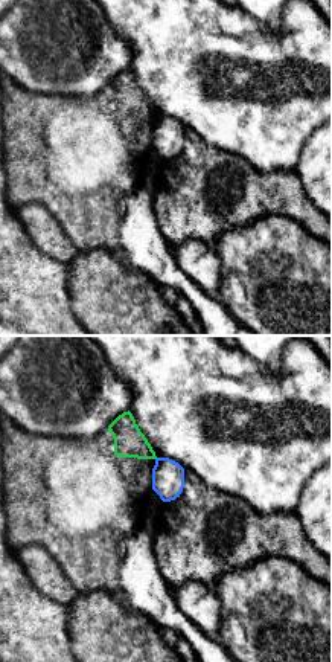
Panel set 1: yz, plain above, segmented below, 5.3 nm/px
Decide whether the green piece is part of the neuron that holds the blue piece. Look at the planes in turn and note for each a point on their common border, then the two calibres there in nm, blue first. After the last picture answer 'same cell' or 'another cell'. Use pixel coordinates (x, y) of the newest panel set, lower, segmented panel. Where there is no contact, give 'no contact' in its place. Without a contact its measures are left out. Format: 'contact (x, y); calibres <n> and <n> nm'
no contact

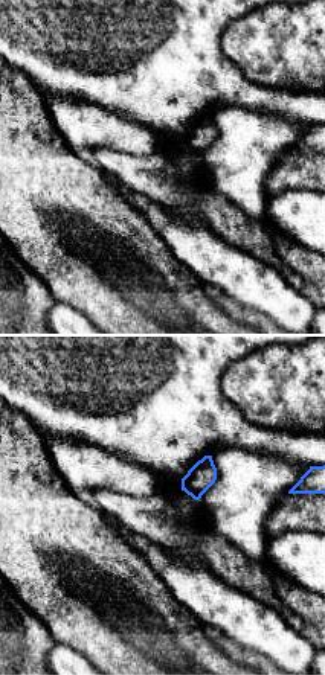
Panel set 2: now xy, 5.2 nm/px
no contact

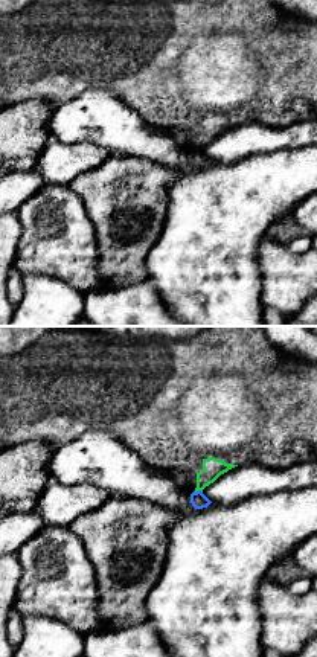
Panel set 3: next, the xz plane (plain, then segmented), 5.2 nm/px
contact (197, 491); calibres 90 and 110 nm

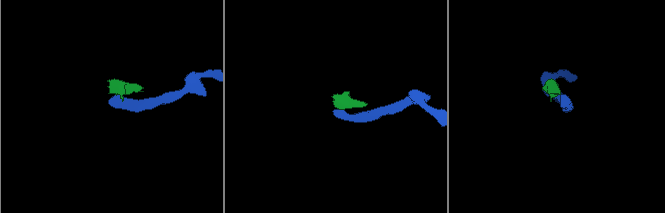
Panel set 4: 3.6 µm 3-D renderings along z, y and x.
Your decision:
another cell

